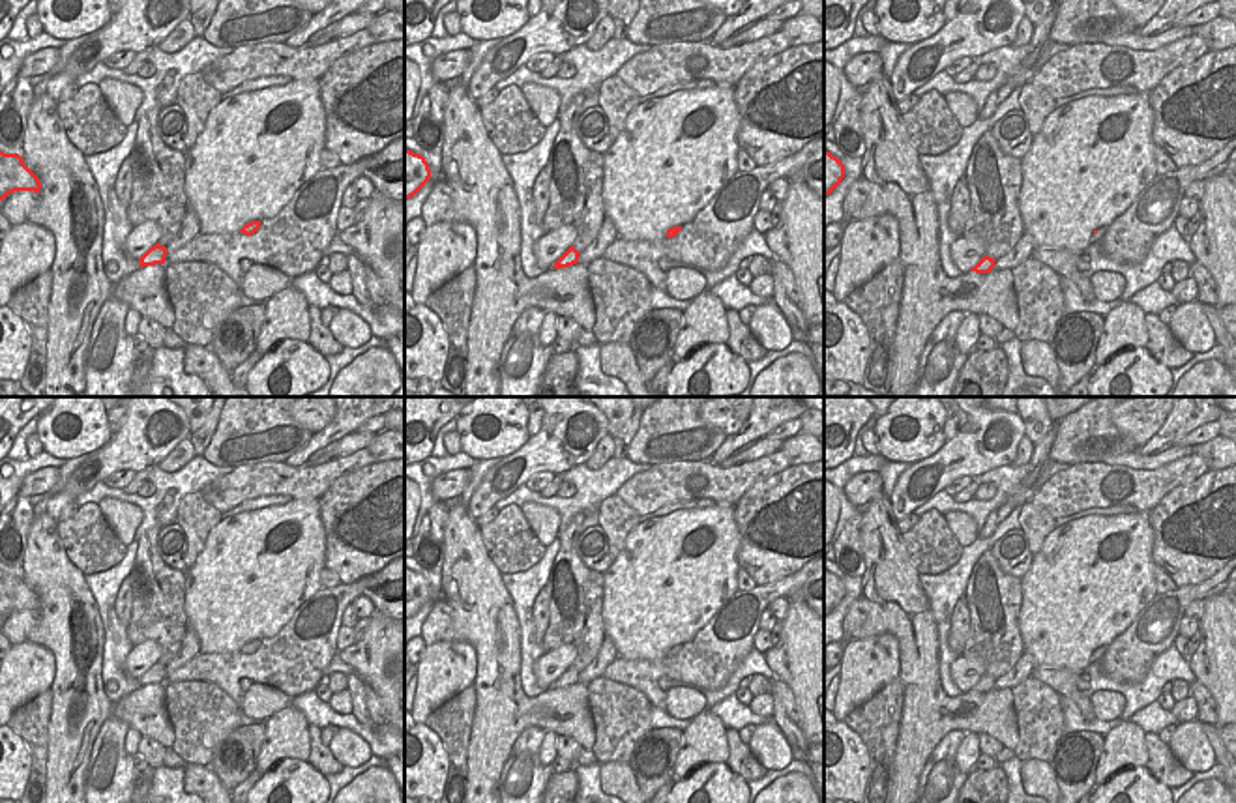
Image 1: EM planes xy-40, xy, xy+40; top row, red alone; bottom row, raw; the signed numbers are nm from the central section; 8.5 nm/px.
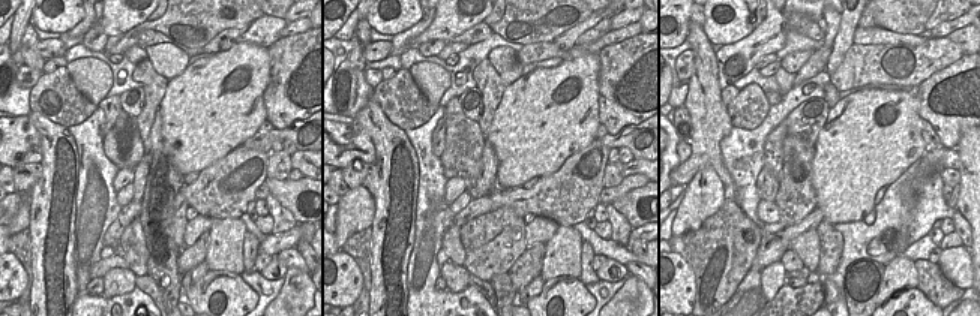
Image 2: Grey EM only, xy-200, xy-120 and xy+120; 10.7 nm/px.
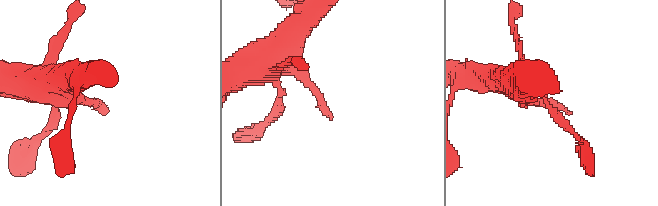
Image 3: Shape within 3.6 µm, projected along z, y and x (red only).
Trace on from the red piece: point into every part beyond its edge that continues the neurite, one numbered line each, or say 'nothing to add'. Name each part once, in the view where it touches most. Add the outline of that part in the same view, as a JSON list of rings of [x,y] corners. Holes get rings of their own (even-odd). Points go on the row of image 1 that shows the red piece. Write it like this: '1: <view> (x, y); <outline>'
nothing to add

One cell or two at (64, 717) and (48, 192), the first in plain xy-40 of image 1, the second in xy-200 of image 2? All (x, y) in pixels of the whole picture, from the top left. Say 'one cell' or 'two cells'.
one cell

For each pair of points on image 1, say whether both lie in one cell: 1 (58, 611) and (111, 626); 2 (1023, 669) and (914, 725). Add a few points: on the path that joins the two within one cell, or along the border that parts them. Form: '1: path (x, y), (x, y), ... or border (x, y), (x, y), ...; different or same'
1: border (87, 583), (103, 631), (102, 667); different
2: border (993, 687), (1010, 689); different

